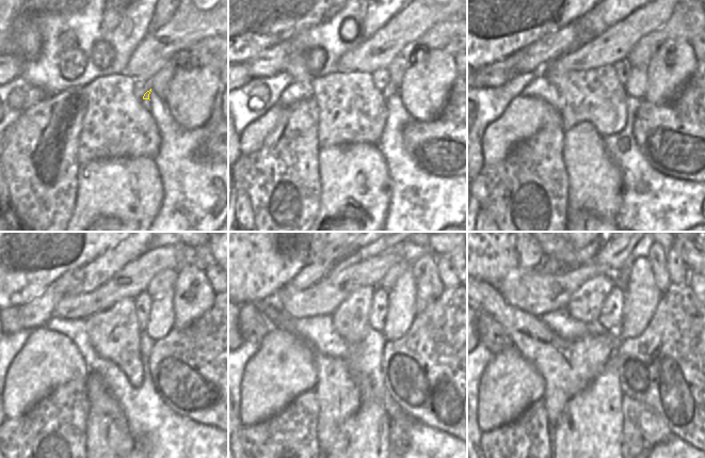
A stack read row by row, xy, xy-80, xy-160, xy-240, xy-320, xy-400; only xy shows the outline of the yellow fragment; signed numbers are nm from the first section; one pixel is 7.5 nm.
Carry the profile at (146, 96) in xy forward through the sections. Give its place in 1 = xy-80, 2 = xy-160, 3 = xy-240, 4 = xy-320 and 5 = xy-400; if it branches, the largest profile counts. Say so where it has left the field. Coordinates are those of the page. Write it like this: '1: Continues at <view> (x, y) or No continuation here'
1: Continues at xy-80 (390, 89)
2: Continues at xy-160 (636, 85)
3: Continues at xy-240 (161, 316)
4: Continues at xy-320 (401, 312)
5: Continues at xy-400 (642, 295)

